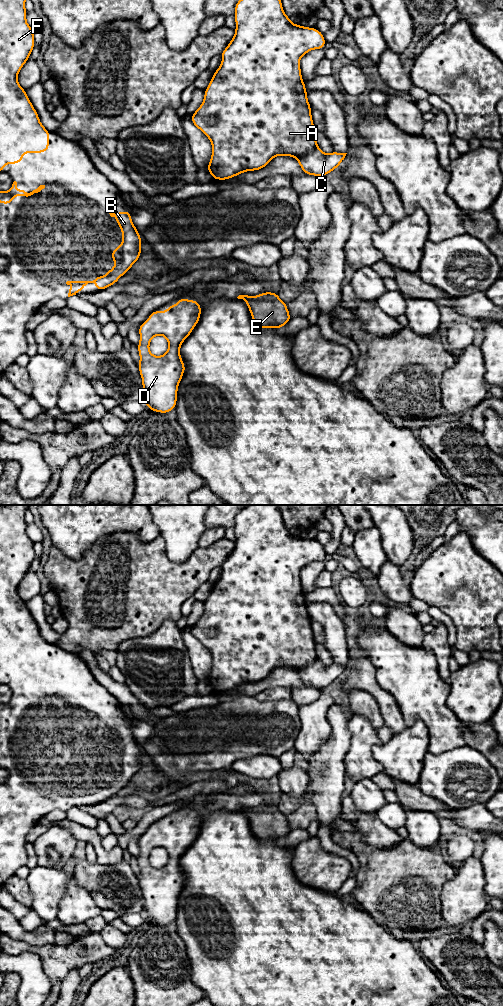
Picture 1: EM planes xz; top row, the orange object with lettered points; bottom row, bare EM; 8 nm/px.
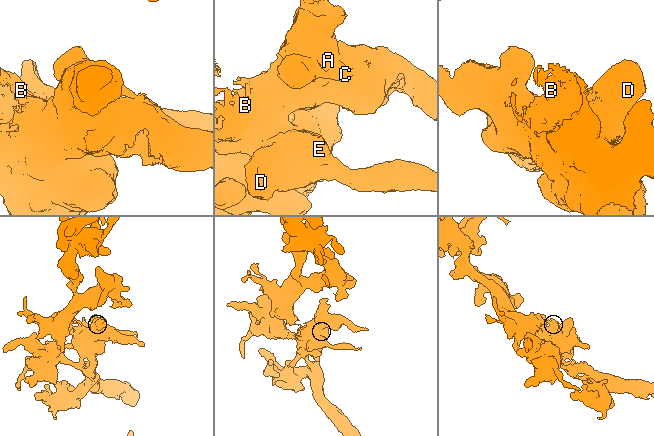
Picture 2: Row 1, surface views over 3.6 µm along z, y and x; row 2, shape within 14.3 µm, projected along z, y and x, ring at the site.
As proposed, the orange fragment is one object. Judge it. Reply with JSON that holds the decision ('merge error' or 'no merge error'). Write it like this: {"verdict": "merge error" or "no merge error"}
{"verdict": "no merge error"}

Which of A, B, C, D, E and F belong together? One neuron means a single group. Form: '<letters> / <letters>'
A B C D E F

